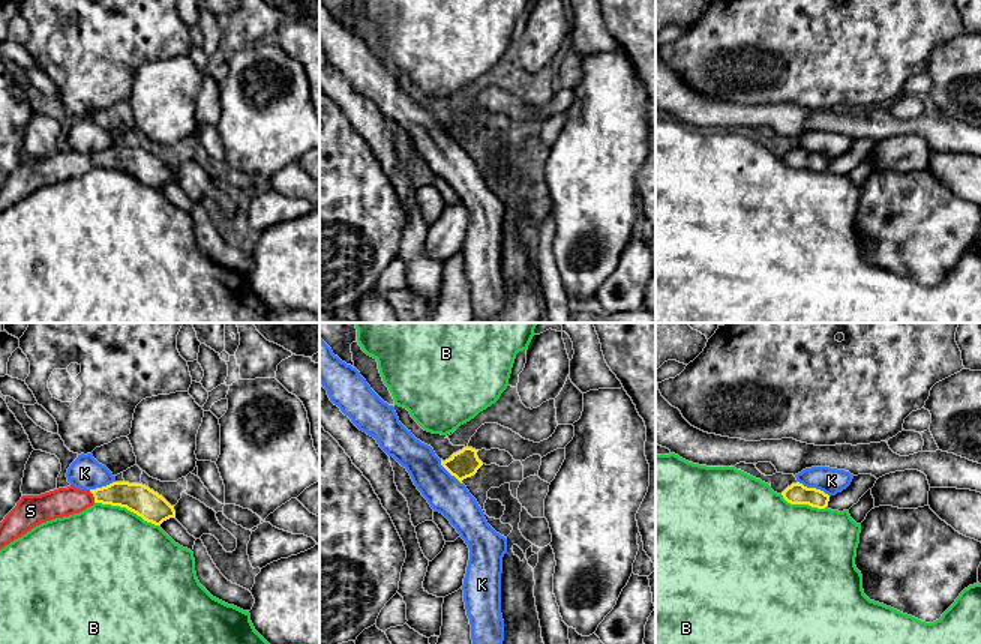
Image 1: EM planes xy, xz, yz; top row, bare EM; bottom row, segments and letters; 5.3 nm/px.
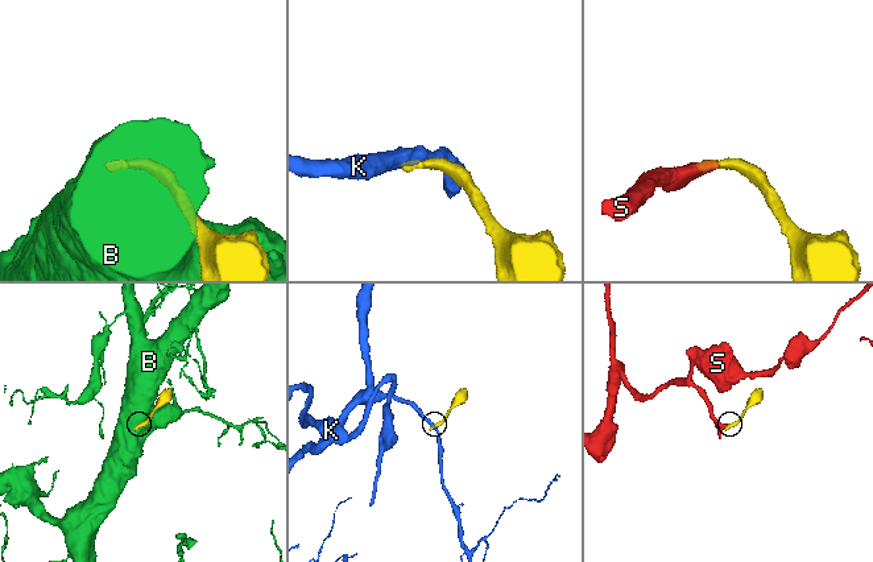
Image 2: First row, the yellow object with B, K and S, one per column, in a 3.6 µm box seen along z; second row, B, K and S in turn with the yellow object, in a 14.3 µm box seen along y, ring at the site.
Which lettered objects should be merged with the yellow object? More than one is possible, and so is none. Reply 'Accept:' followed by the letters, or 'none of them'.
Accept: S

